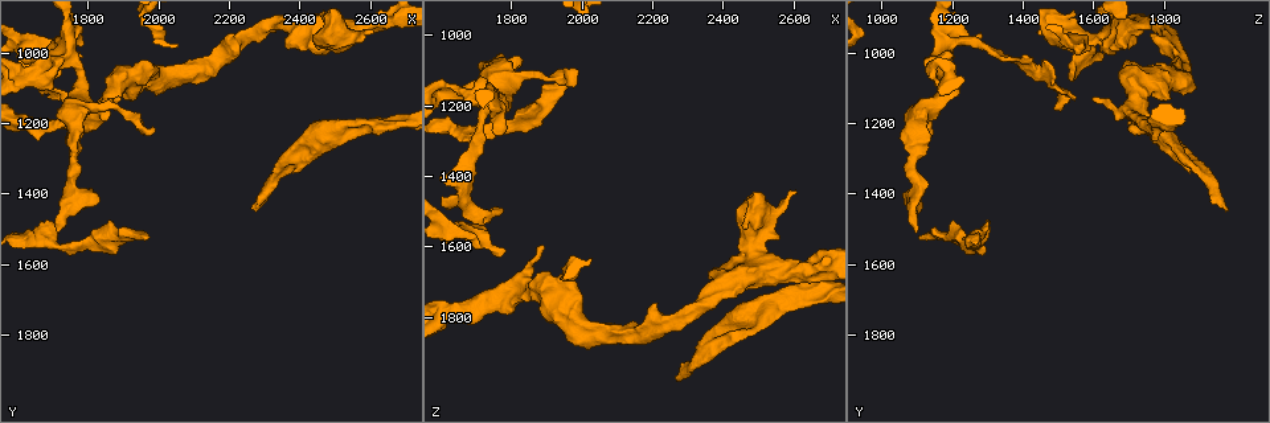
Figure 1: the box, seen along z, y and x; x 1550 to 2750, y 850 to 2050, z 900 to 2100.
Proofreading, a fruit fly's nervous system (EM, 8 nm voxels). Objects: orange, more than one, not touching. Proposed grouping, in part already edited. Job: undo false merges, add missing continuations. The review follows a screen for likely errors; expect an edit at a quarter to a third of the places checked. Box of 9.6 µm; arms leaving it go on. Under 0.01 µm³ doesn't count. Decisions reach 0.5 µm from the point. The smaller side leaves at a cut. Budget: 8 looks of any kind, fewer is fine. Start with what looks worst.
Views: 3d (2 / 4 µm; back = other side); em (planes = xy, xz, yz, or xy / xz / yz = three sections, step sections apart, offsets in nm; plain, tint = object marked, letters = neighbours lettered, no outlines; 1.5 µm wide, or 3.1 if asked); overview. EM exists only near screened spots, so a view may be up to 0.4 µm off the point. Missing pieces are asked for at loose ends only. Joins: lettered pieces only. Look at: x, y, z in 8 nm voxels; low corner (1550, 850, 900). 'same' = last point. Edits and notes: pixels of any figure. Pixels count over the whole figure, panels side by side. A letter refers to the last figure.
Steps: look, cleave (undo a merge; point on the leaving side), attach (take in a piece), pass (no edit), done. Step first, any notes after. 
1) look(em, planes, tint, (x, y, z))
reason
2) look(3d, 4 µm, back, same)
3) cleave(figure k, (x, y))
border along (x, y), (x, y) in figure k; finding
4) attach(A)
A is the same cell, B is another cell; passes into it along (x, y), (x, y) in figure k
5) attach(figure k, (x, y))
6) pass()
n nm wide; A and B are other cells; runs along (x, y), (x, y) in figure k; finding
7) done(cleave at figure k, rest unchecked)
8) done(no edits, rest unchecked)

look(em, xy, step 8, tint, (1960, 1510, 1100))
branch stops here

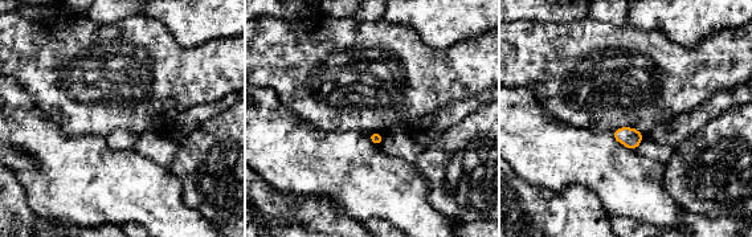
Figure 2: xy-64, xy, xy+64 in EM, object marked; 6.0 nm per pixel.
look(em, planes, letters, same)

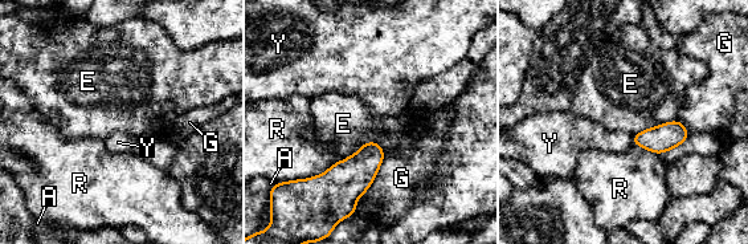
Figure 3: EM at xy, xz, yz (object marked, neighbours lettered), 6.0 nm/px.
pass()
A, E, G, R and Y are other cells; none of them fits

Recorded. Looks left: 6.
look(3d, 2 µm, (2270, 1440, 1980))
branch stops here

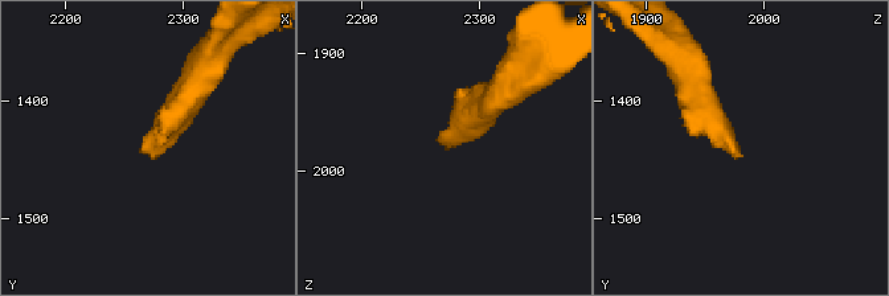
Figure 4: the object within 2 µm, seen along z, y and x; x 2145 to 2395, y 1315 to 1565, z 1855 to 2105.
look(em, planes, letters, (2278, 1448, 1976))
need the tissue

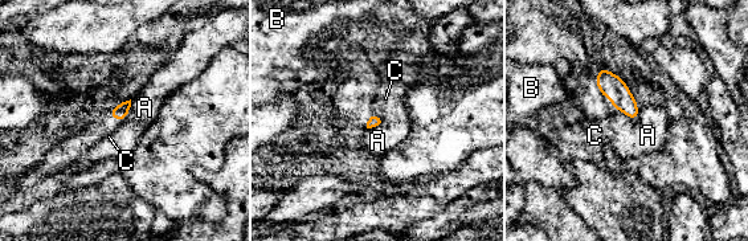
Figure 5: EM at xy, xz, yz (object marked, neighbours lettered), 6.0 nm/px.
pass()
A, B and C are other cells; border along (624, 113), (633, 121) in figure 5; none of them fits

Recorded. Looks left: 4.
look(3d, 2 µm, (2450, 1260, 1820))
a fork

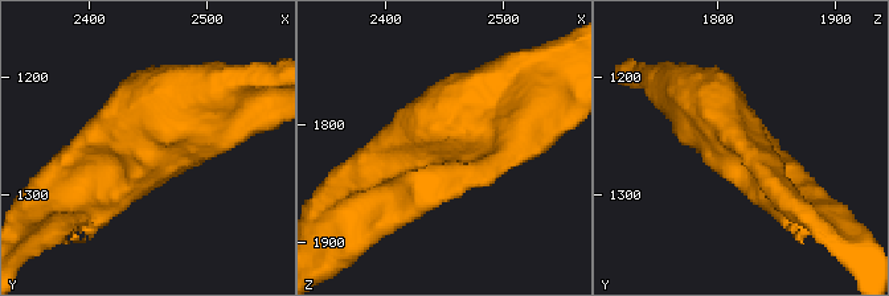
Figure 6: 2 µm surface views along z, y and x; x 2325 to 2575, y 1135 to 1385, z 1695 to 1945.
look(em, planes, letters, (2448, 1260, 1814))
3 arms; arms of 220, 220, 300 nm

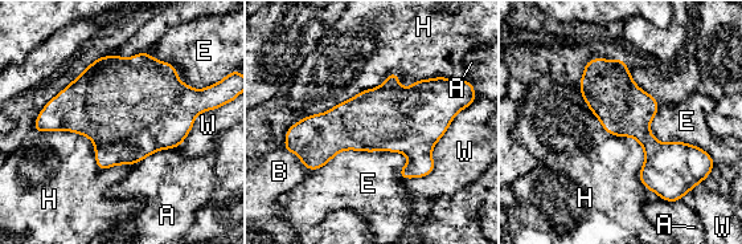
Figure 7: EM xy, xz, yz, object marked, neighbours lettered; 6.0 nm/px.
pass()
A, B, E, H and W are other cells; border along (658, 105), (660, 142), (708, 154) in figure 7; one neuron here

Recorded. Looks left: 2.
done(no edits, rest unchecked)

